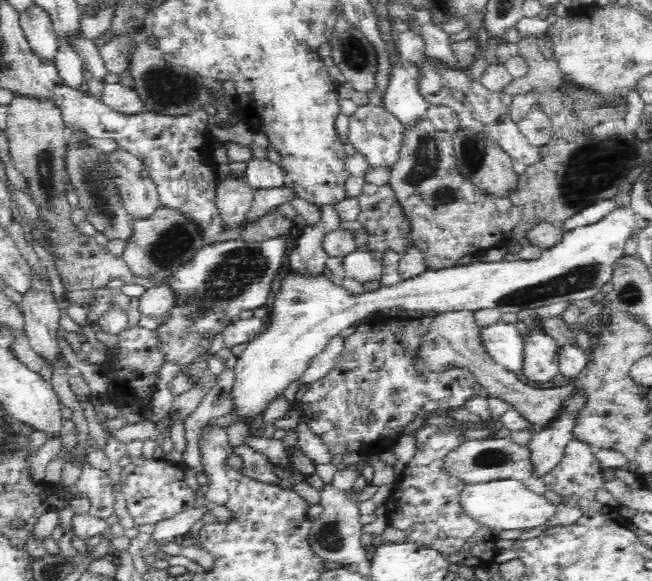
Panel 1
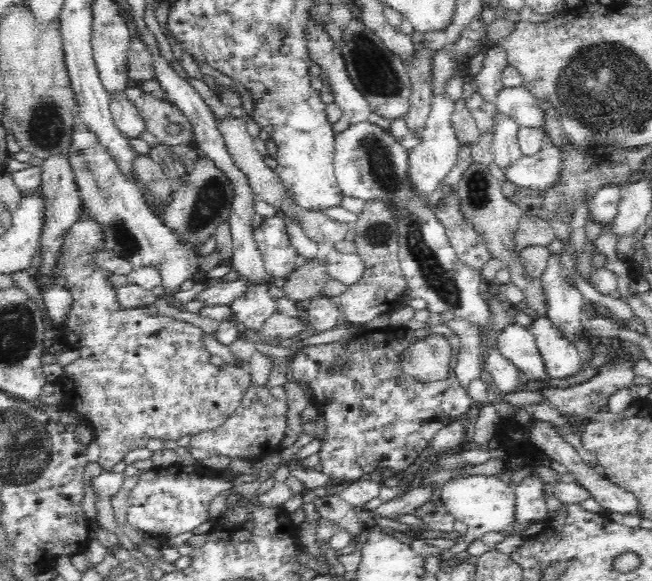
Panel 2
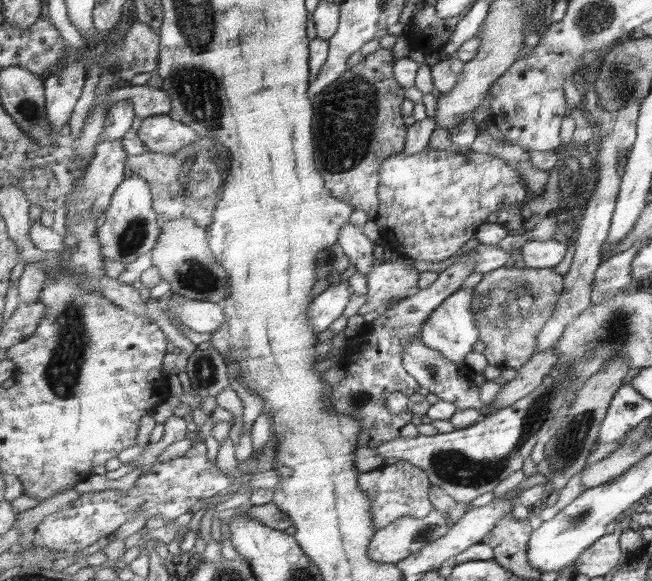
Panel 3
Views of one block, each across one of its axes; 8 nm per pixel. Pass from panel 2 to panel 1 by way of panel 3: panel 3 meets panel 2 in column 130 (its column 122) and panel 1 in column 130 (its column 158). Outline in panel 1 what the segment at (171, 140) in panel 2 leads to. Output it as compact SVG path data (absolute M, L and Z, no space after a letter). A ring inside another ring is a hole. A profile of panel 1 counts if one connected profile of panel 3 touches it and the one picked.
M104 84L100 101L110 109L124 115L136 115L145 112L146 106L140 94L133 88L122 84Z

